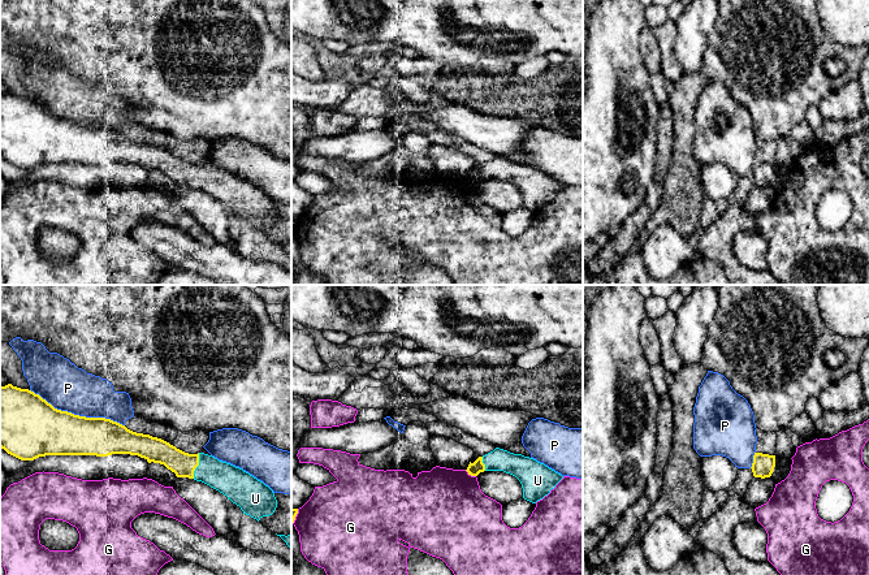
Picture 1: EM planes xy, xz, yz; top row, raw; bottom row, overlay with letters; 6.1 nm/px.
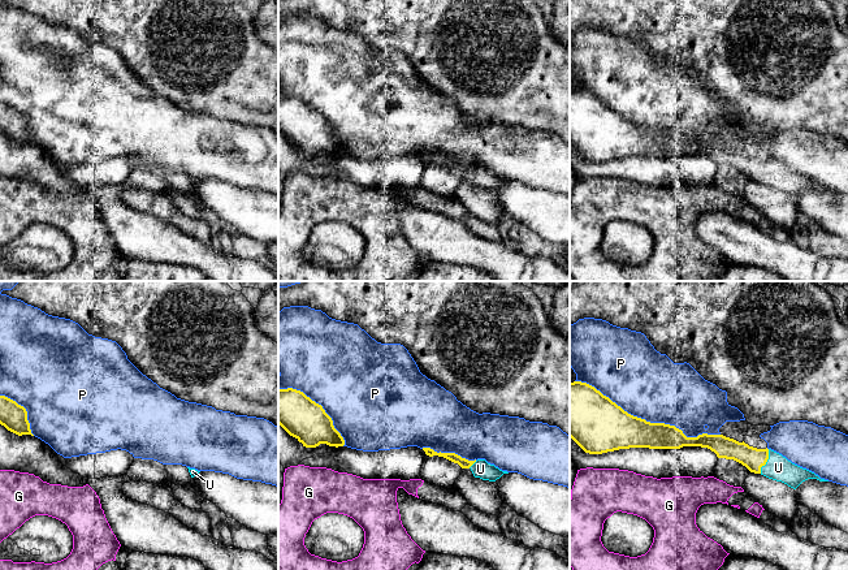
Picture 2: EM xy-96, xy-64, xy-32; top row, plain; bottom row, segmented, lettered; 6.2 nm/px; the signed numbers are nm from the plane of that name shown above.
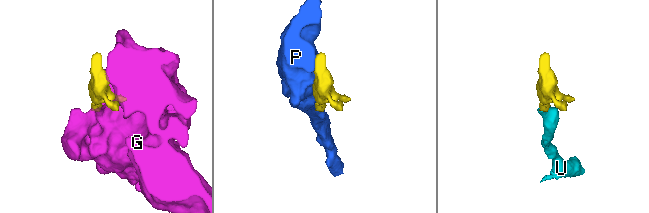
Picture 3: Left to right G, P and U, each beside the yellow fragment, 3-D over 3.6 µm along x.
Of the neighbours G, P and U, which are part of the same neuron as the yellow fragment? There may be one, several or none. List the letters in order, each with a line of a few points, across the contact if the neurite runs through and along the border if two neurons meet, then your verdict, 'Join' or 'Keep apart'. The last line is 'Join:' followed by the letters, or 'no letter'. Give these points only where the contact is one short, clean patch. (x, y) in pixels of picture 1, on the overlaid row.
G: Keep apart
P: Keep apart
U: Line: xy (184, 465), (198, 465), (232, 481). Join
Join: U

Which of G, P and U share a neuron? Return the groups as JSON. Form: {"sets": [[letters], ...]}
{"sets": [["G"], ["P"], ["U"]]}

